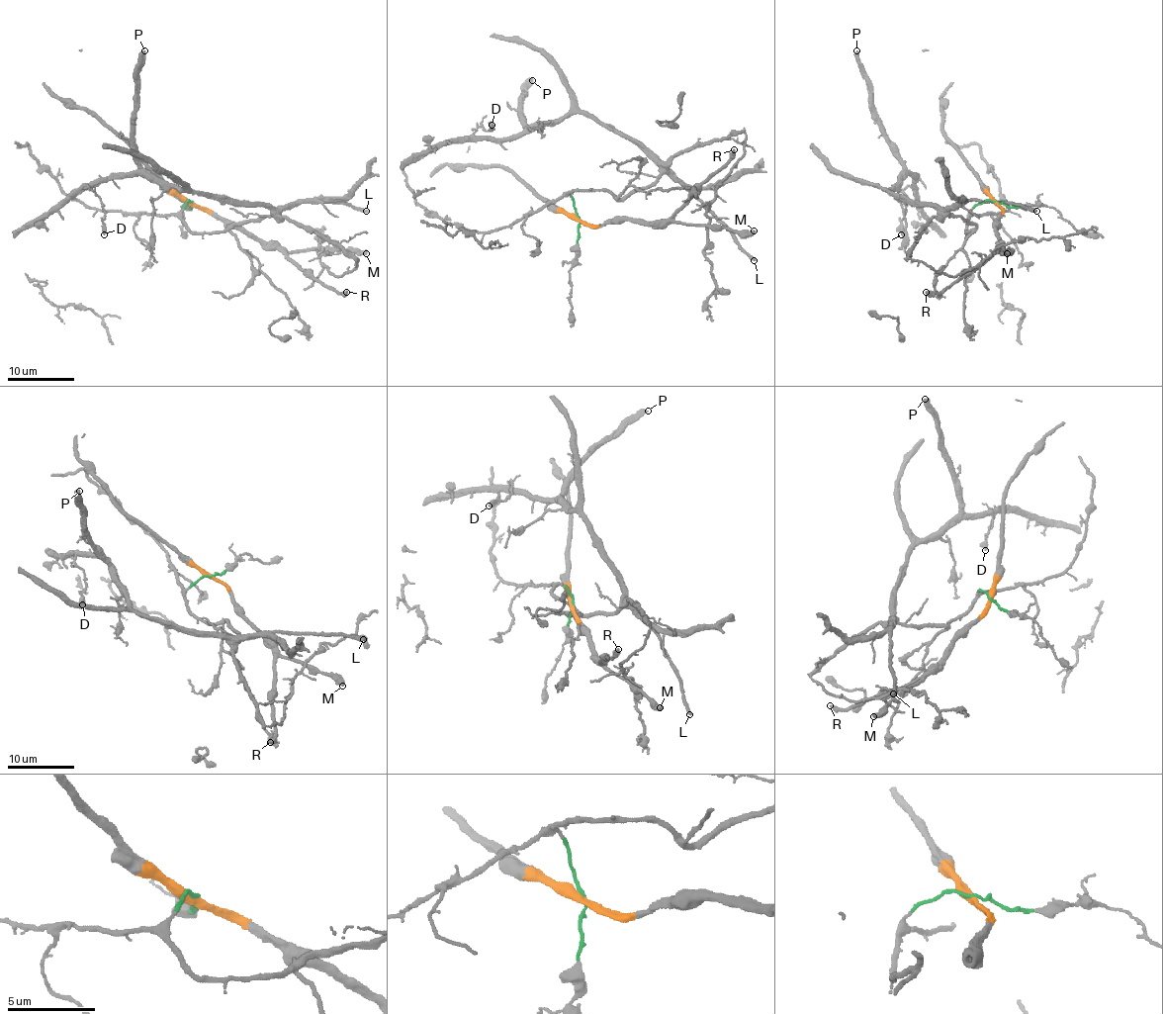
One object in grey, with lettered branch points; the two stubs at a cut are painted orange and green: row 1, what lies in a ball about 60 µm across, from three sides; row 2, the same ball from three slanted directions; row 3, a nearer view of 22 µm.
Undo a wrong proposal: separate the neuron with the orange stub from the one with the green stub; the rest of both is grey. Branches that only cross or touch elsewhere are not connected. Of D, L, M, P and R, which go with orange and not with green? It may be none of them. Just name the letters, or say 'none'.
M, R

